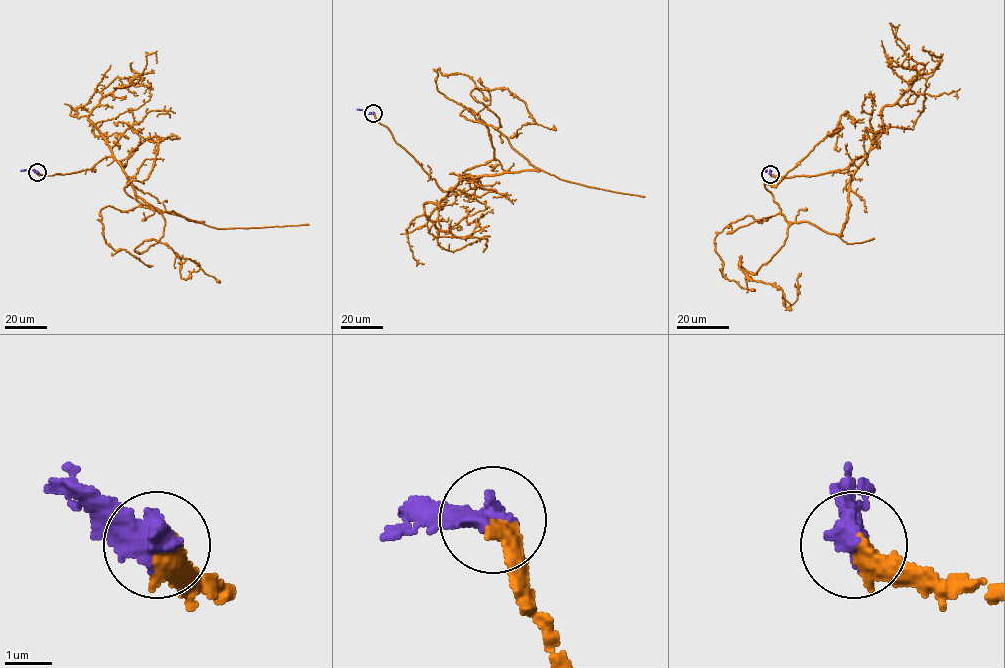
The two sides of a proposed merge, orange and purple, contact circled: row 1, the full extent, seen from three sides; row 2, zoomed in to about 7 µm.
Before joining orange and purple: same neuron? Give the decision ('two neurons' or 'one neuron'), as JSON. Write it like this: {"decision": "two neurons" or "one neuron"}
{"decision": "one neuron"}

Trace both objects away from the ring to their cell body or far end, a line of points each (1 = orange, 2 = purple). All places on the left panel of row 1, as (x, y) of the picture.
1: (37, 173), (112, 156), (203, 222), (163, 211), (134, 250), (200, 268), (174, 252)
2: (37, 173), (21, 170)

